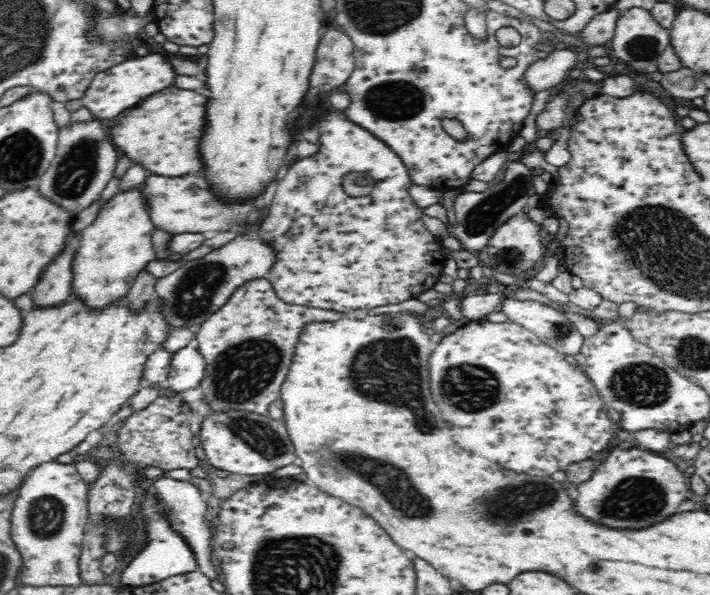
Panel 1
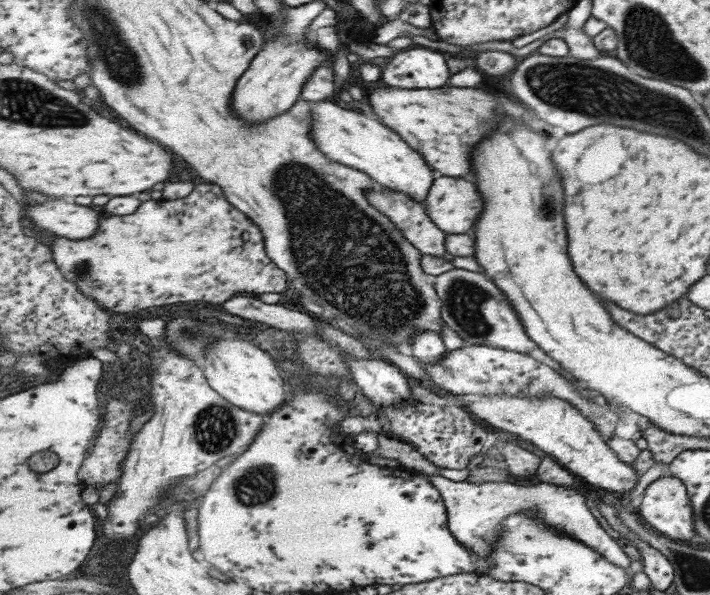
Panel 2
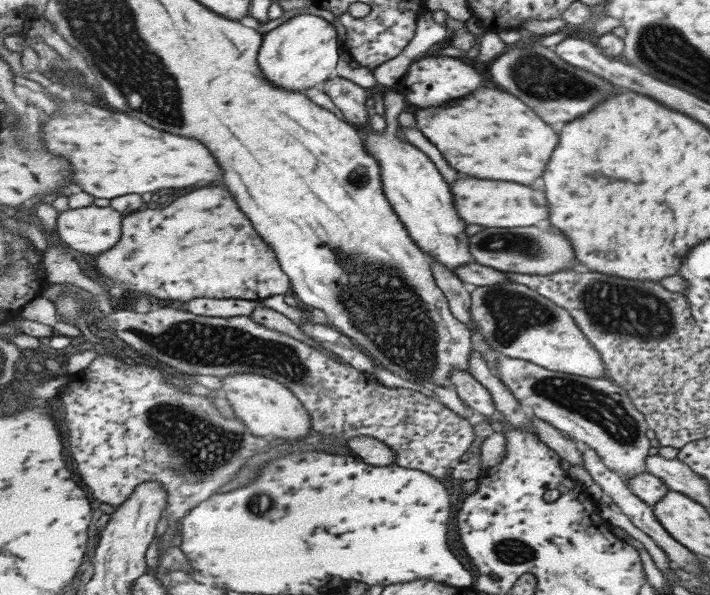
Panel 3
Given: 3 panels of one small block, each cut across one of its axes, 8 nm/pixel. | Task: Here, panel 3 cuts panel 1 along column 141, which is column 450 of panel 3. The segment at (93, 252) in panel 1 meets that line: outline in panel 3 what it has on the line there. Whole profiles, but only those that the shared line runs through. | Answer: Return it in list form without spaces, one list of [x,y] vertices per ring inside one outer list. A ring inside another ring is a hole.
[[[392,88],[384,89],[383,104],[385,104],[385,128],[383,132],[372,129],[367,132],[366,148],[376,156],[382,165],[383,188],[385,195],[392,203],[393,209],[404,222],[413,242],[424,250],[432,260],[441,262],[453,273],[461,266],[472,264],[471,236],[467,233],[467,221],[461,217],[453,198],[452,186],[445,181],[435,162],[424,151],[409,142],[402,142],[397,137],[400,124],[398,114],[404,110],[404,95]]]

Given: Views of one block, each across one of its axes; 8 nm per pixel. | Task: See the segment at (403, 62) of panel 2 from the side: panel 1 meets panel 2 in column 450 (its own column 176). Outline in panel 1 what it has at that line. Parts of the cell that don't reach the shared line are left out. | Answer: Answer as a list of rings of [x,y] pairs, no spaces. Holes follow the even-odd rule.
[[[155,53],[136,57],[97,74],[81,100],[92,116],[102,120],[114,119],[118,115],[122,115],[128,108],[136,108],[144,98],[148,98],[164,88],[174,86],[176,78],[178,78],[178,72],[176,72],[174,64],[170,62],[170,55]]]

